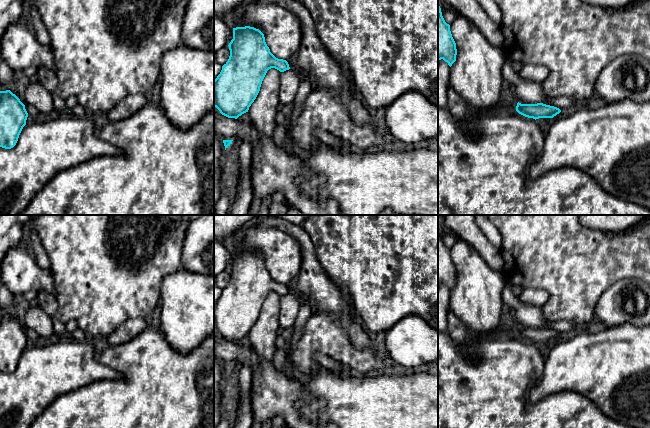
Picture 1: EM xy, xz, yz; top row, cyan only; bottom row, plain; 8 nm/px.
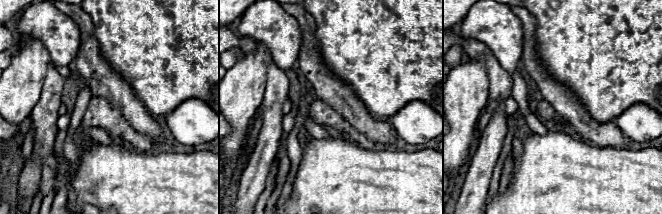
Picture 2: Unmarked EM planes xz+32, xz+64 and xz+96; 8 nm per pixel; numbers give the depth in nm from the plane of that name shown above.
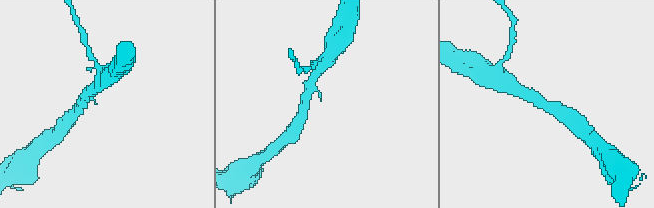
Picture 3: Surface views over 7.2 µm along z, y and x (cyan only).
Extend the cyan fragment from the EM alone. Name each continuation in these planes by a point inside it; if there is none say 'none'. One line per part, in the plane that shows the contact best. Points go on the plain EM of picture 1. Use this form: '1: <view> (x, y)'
none

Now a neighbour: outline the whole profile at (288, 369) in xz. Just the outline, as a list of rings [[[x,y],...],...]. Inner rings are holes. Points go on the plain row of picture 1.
[[[288,359],[286,360],[286,363],[282,370],[289,378],[293,378],[298,375],[296,369],[293,367],[290,360]]]

